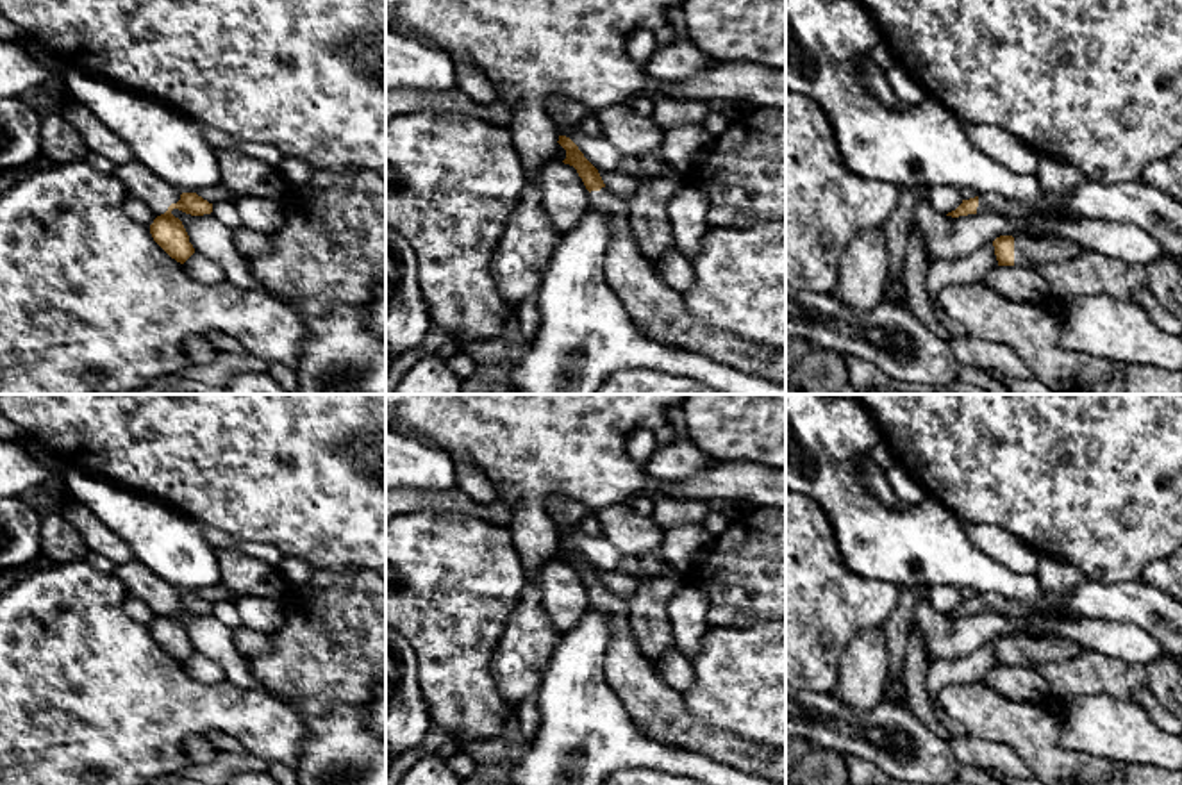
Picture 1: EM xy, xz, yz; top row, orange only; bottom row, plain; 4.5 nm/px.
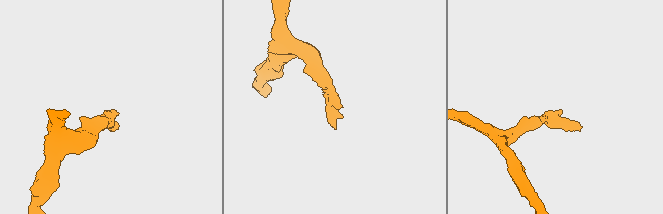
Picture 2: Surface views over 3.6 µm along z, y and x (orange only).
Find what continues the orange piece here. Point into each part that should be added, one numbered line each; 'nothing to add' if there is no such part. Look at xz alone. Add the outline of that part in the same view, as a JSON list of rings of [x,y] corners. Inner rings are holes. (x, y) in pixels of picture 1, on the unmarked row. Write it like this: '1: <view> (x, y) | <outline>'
1: xz (657, 709) | [[[609,587],[591,591],[589,598],[591,605],[607,616],[612,628],[603,655],[603,676],[632,723],[646,737],[786,785],[786,753],[739,739],[730,731],[711,730],[687,714],[682,694],[657,674],[639,649],[630,628],[627,599]]]

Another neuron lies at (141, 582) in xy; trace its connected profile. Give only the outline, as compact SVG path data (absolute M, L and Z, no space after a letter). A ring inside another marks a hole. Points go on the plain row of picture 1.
M136 558L116 564L114 574L127 587L129 594L145 601L155 616L164 614L171 603L180 599L182 592L177 587L159 578L152 569Z

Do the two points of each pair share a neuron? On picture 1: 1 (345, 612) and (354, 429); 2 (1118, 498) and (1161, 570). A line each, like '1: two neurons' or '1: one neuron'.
1: two neurons
2: two neurons

